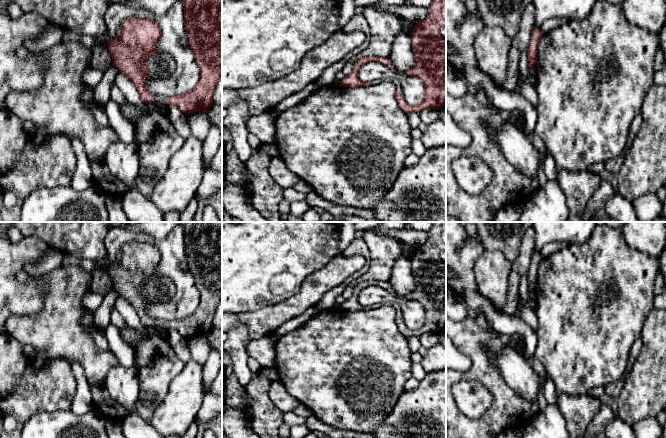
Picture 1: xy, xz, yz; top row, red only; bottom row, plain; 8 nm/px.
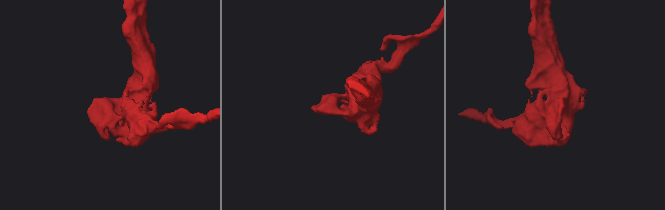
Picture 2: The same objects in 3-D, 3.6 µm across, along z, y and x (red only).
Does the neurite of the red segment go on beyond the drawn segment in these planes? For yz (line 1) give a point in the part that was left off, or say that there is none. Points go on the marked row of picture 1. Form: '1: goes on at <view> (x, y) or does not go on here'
1: does not go on here

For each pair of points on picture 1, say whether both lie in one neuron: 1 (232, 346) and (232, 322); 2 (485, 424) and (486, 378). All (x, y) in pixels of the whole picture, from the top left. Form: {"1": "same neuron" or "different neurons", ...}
{"1": "different neurons", "2": "same neuron"}

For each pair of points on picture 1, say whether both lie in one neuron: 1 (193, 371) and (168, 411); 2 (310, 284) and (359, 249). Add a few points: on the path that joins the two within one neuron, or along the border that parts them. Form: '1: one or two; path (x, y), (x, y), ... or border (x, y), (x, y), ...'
1: one; path (189, 381), (186, 393), (178, 401)
2: two; border (361, 255), (364, 259), (364, 264), (346, 278)

